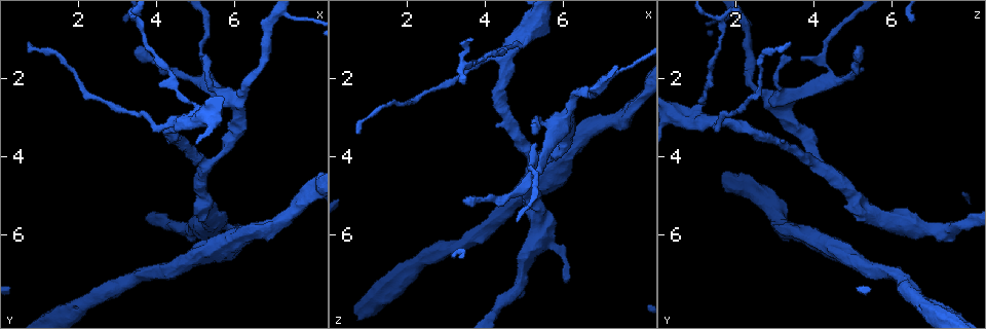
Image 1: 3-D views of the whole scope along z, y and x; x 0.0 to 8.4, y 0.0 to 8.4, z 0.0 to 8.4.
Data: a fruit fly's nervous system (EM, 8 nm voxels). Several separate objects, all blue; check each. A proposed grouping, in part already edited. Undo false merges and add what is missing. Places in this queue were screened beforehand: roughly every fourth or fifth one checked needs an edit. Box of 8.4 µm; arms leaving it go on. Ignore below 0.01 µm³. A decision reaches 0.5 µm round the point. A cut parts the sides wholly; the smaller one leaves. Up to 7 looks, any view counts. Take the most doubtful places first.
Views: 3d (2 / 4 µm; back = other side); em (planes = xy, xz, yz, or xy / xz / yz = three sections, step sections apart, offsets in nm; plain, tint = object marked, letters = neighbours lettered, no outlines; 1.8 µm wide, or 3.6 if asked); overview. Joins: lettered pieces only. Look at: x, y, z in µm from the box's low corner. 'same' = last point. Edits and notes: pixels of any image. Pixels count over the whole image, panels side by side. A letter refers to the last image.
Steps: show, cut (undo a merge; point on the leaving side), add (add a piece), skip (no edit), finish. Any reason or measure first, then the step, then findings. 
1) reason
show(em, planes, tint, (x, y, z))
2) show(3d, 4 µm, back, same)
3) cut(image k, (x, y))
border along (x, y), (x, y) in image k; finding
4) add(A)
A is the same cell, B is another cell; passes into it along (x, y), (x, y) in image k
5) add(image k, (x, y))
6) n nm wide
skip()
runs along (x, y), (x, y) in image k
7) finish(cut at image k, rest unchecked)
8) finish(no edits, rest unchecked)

four arms meet
show(3d, 4 µm, (6.00, 2.70, 3.10))

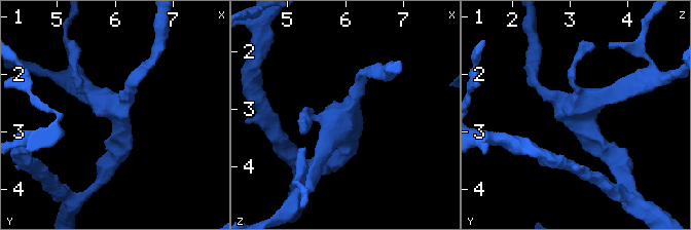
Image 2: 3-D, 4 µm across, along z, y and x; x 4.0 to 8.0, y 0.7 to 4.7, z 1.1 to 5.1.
now the EM
show(em, xz, step 16, tint, (6.05, 2.70, 3.15))

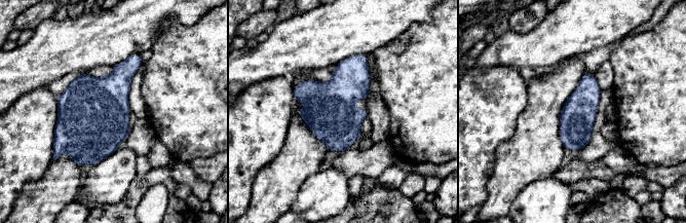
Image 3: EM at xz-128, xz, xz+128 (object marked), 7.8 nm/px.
cut it another way
show(em, planes, letters, same)

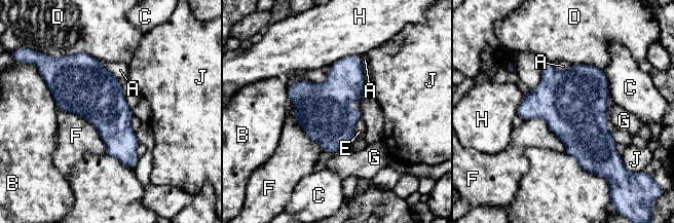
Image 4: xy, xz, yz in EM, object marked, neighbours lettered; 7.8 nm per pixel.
skip()
A, B, C, D, E, F, G, H and J are other cells; border along (59, 110), (86, 119), (106, 152) in image 4; all the same neuron

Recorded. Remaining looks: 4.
free end
show(3d, 4 µm, (3.40, 1.30, 5.20))

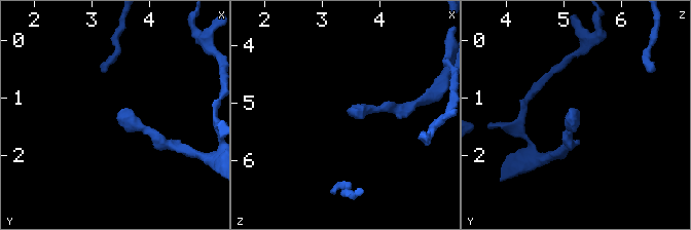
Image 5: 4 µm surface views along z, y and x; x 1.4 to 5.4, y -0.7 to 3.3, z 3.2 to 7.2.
need the tissue
show(em, planes, letters, (3.40, 1.30, 5.15))

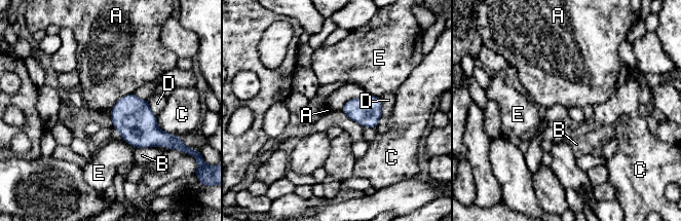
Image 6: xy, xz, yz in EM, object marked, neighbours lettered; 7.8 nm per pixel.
skip()
A, B, C, D and E are other cells; border along (133, 93), (121, 97), (111, 109) in image 6; none of them fits

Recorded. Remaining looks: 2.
thin end
show(em, planes, letters, (0.75, 1.10, 3.35))

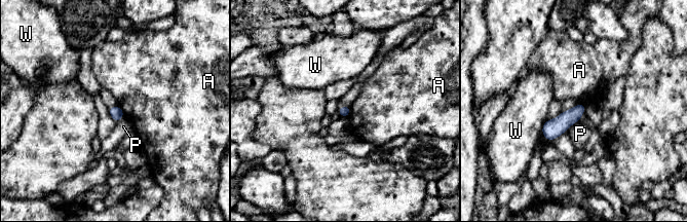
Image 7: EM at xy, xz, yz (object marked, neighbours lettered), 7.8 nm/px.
90 nm wide
skip()
A, P and W are other cells; border along (118, 105), (124, 116) in image 7; none of them fits

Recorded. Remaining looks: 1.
finish(no edits, rest unchecked)

